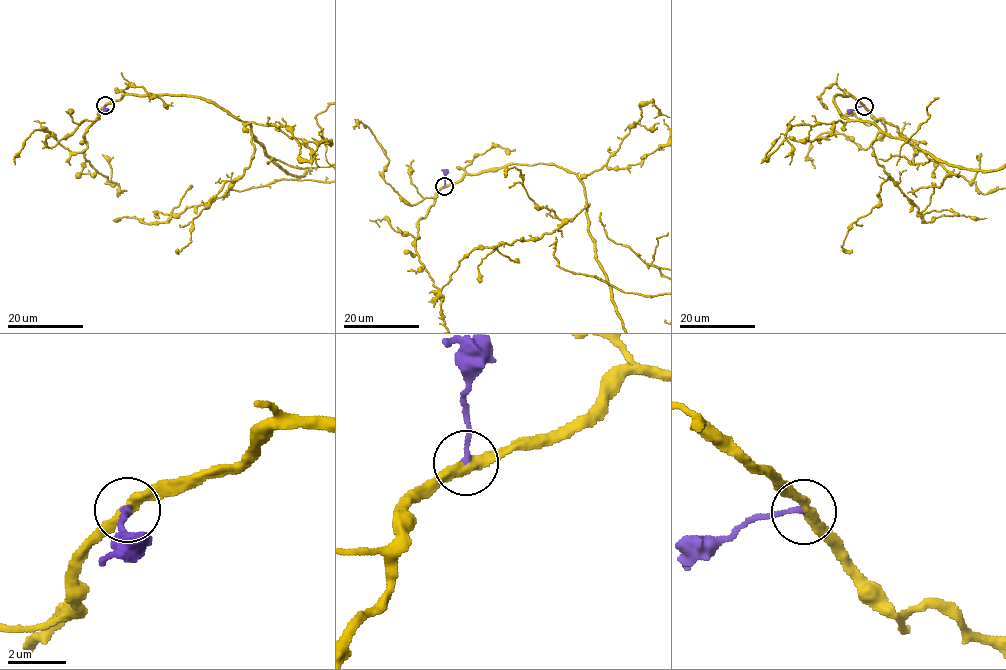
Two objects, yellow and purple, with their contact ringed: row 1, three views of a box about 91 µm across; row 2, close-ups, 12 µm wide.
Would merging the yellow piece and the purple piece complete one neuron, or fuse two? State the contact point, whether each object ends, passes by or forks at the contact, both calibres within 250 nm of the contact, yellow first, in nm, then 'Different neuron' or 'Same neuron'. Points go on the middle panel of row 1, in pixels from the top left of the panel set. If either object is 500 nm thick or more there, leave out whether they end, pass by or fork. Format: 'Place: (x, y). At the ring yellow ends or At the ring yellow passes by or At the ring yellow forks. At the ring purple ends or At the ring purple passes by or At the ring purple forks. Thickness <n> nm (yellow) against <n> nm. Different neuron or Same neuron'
Place: (444, 186). At the ring yellow passes by. At the ring purple ends. Thickness 340 nm (yellow) against 200 nm. Same neuron

